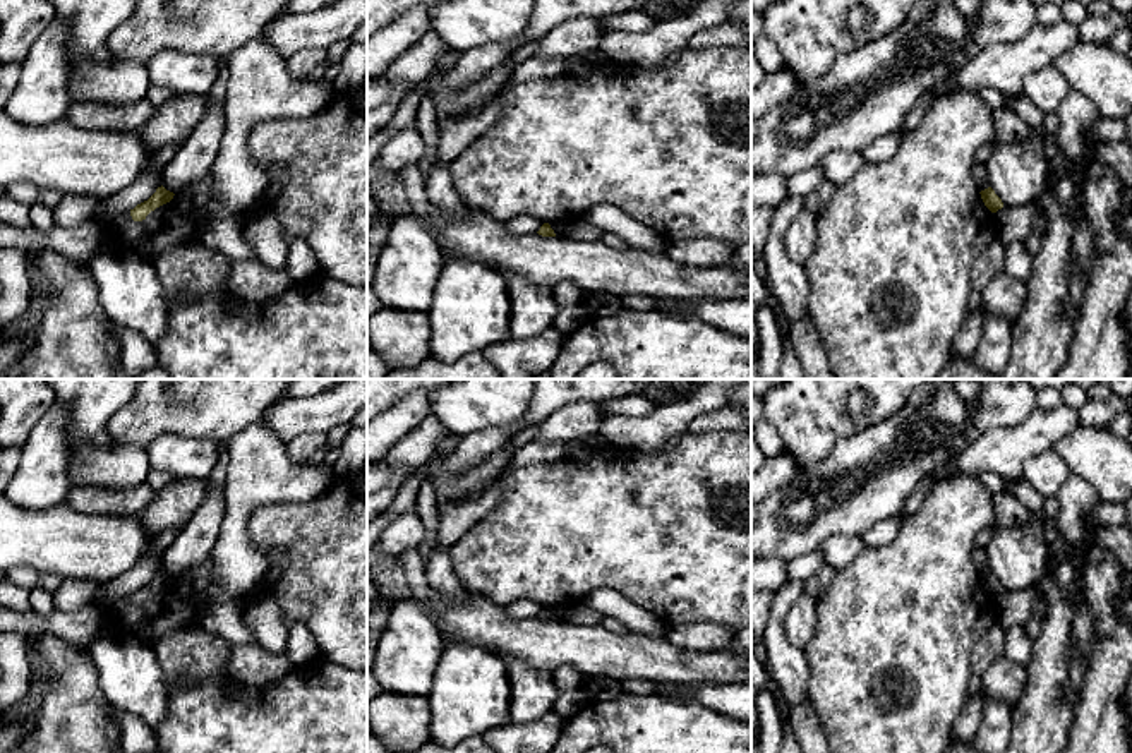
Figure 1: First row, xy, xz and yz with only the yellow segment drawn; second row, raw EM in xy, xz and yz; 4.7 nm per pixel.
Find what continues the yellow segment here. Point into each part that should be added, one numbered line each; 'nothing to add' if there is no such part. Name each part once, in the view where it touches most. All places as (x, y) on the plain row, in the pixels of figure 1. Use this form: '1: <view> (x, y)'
nothing to add

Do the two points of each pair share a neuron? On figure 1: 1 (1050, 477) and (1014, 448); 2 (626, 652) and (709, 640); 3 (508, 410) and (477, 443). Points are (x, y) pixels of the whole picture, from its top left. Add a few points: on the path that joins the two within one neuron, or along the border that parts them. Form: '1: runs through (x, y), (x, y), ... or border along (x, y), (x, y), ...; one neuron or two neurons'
1: border along (1053, 448), (1031, 455), (1023, 465), (1021, 477); two neurons
2: border along (664, 635), (674, 645), (686, 650), (714, 650); two neurons
3: border along (529, 409), (513, 424), (487, 426), (460, 438); two neurons

